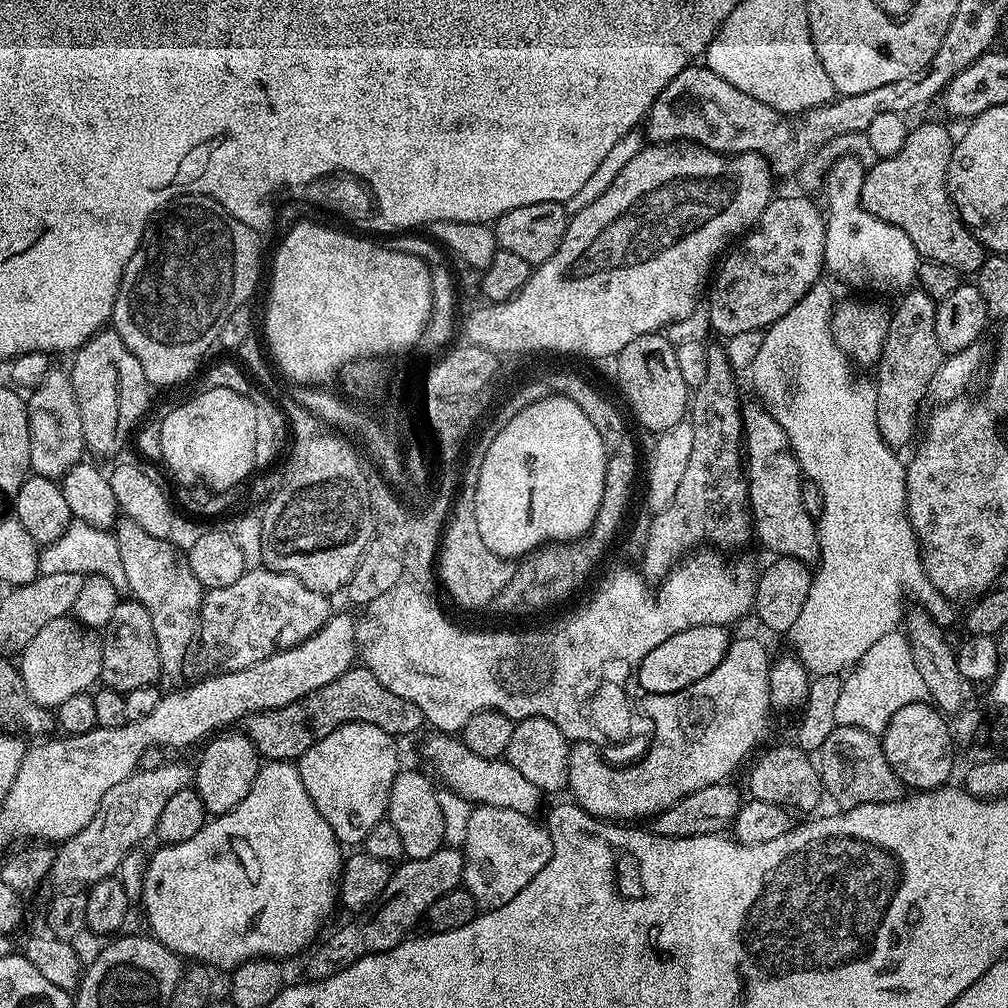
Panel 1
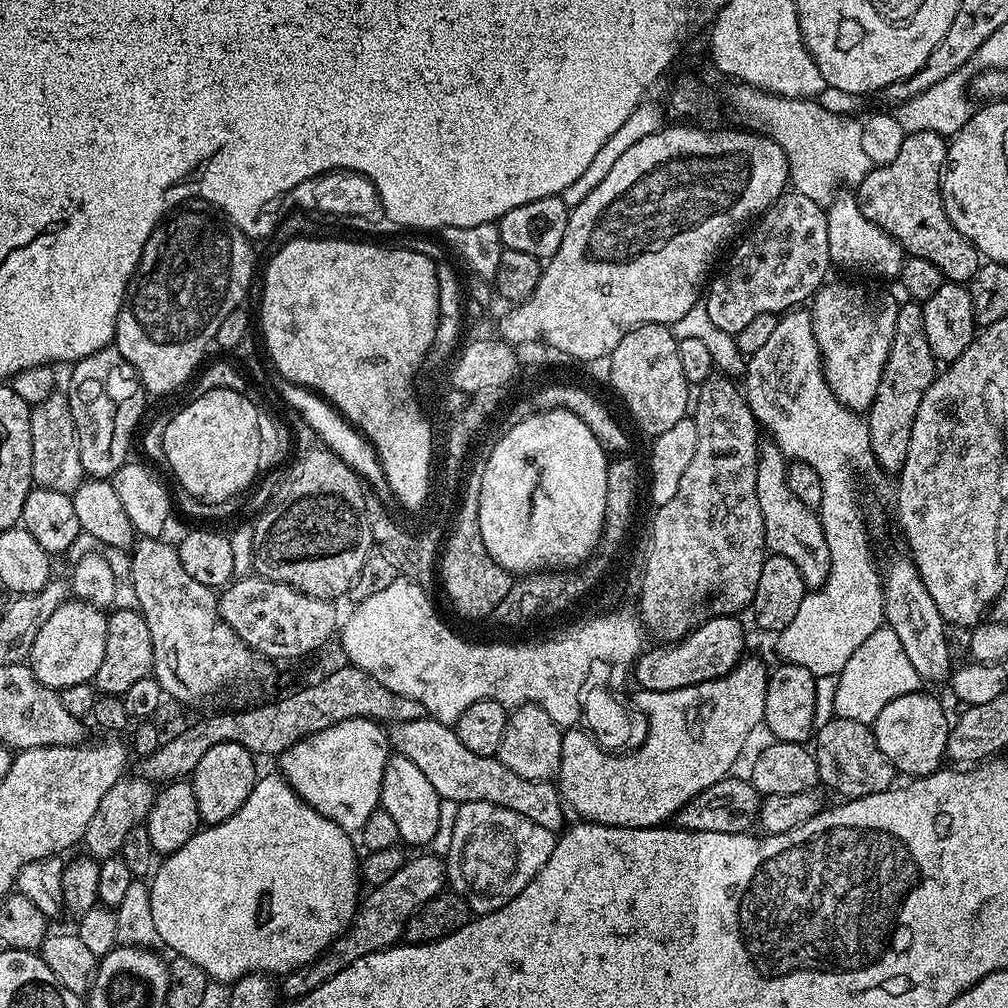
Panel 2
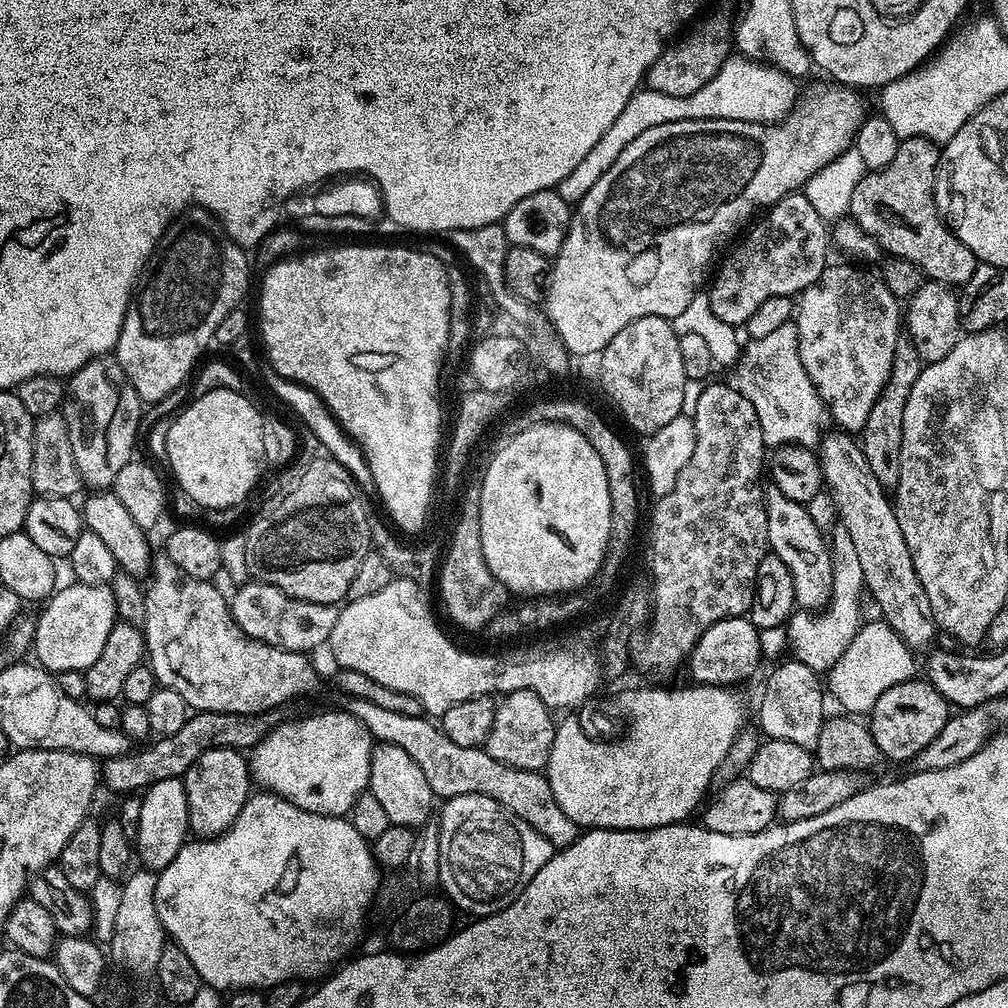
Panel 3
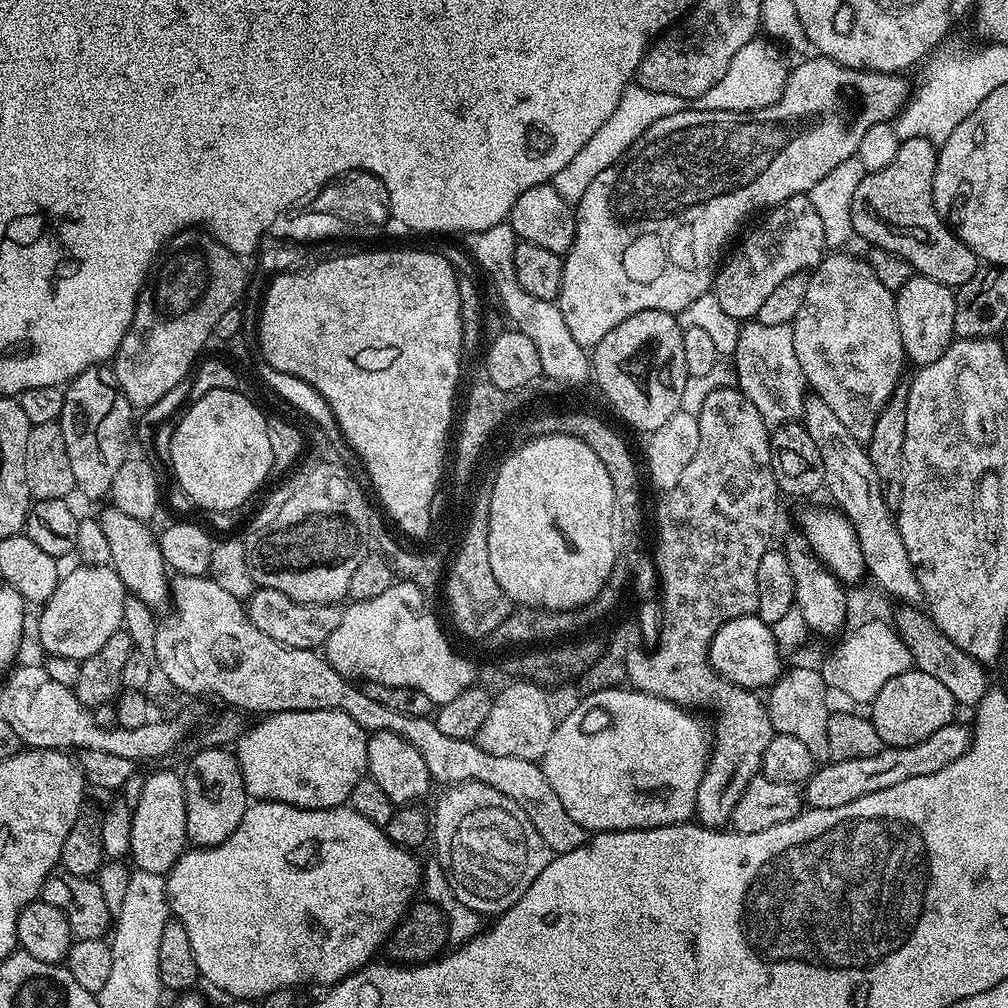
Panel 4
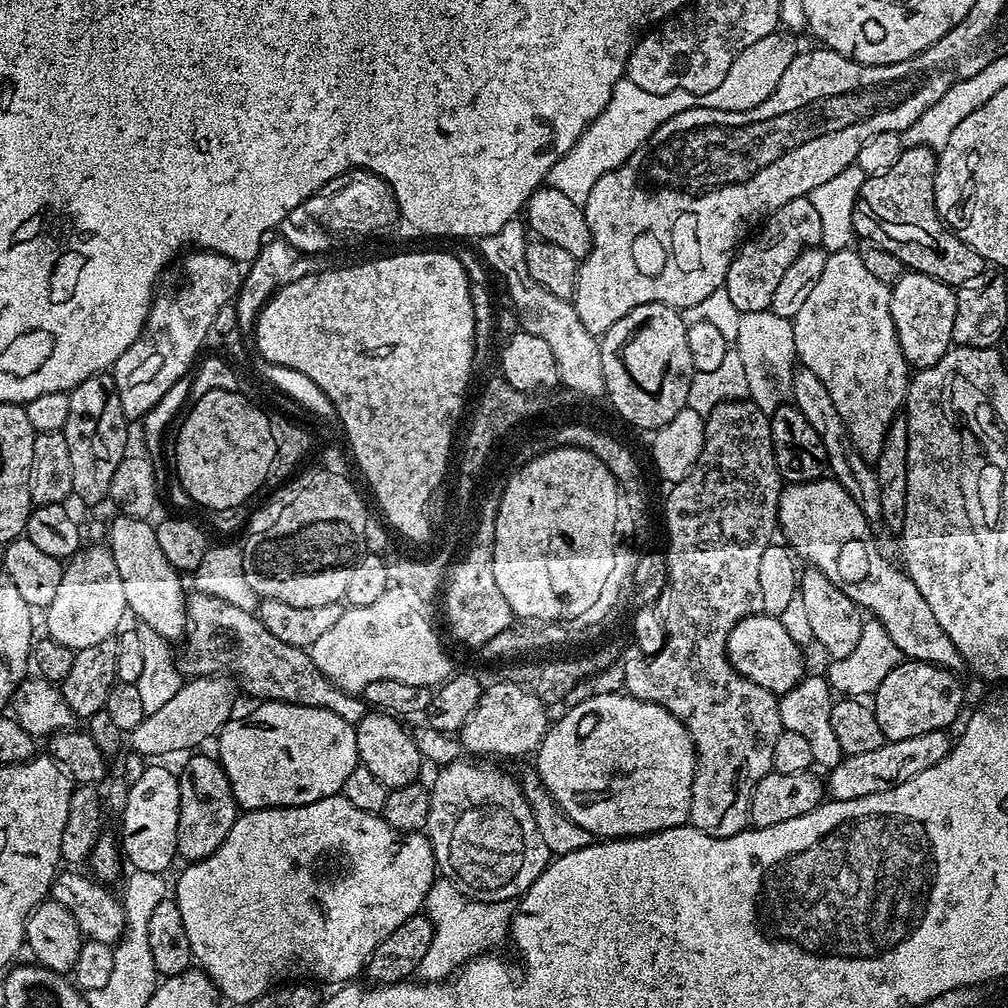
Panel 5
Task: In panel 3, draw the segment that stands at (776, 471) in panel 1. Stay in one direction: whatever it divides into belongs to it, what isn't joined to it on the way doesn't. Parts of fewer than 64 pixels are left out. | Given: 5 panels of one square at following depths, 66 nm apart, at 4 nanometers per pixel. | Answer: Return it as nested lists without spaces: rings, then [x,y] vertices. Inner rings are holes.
[[[775,486],[766,492],[768,505],[768,546],[771,555],[782,558],[794,578],[796,603],[804,610],[820,610],[832,598],[834,566],[832,550],[826,536],[820,533],[816,520],[803,504],[791,501]]]

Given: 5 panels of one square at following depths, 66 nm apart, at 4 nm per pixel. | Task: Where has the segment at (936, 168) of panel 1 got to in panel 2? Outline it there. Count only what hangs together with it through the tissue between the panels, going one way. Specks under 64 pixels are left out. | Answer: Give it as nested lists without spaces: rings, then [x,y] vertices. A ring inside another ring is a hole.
[[[910,132],[905,135],[898,158],[889,164],[873,167],[854,195],[862,214],[886,234],[893,236],[909,257],[932,262],[945,281],[971,282],[982,263],[980,252],[950,222],[944,209],[942,173],[948,162],[945,137],[933,132]]]

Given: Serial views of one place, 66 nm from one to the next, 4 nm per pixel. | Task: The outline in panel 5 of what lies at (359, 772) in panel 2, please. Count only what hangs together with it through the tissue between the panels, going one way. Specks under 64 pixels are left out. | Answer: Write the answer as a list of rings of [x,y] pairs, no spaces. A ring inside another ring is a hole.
[[[266,700],[255,706],[257,708],[245,720],[233,718],[218,733],[218,759],[230,778],[237,805],[244,810],[293,808],[341,795],[346,778],[350,778],[360,764],[355,727],[346,722],[346,718],[338,718],[338,714],[325,708],[298,706],[277,700]]]

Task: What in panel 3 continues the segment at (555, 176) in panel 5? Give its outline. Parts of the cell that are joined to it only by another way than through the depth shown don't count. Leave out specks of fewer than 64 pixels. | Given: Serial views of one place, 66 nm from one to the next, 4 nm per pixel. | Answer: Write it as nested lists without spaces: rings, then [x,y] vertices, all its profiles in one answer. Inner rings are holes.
[[[736,54],[725,62],[714,79],[711,79],[706,86],[702,86],[700,92],[690,96],[662,94],[660,91],[649,88],[639,89],[626,104],[626,110],[615,120],[608,134],[595,144],[590,156],[584,159],[560,185],[561,196],[569,202],[579,201],[588,192],[602,170],[601,165],[596,165],[596,162],[603,161],[605,167],[612,165],[626,146],[634,142],[639,134],[650,130],[651,126],[664,125],[670,121],[709,120],[710,118],[730,118],[759,124],[779,124],[787,121],[798,103],[796,84],[797,81],[787,76],[780,68]]]

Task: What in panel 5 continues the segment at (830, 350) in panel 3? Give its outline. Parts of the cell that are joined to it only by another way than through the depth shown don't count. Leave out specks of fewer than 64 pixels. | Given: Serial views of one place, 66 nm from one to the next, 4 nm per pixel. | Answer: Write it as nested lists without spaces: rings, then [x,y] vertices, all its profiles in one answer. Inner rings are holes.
[[[851,247],[843,248],[840,252],[833,252],[828,257],[825,264],[825,270],[822,272],[821,278],[815,283],[814,288],[807,295],[806,302],[803,303],[801,310],[792,320],[792,333],[794,334],[794,346],[796,347],[796,355],[799,363],[803,367],[814,370],[814,374],[818,374],[818,378],[826,386],[826,390],[830,394],[830,398],[834,402],[834,406],[838,410],[838,414],[842,418],[842,422],[848,431],[848,439],[852,442],[852,447],[862,457],[863,460],[875,462],[878,454],[882,454],[882,446],[886,442],[886,434],[893,420],[897,419],[896,412],[905,407],[908,399],[908,386],[910,383],[910,365],[906,357],[902,354],[902,348],[898,342],[898,336],[894,330],[894,320],[890,318],[890,288],[889,285],[883,284],[869,270],[866,270],[866,262],[863,261],[859,251],[852,252]]]

